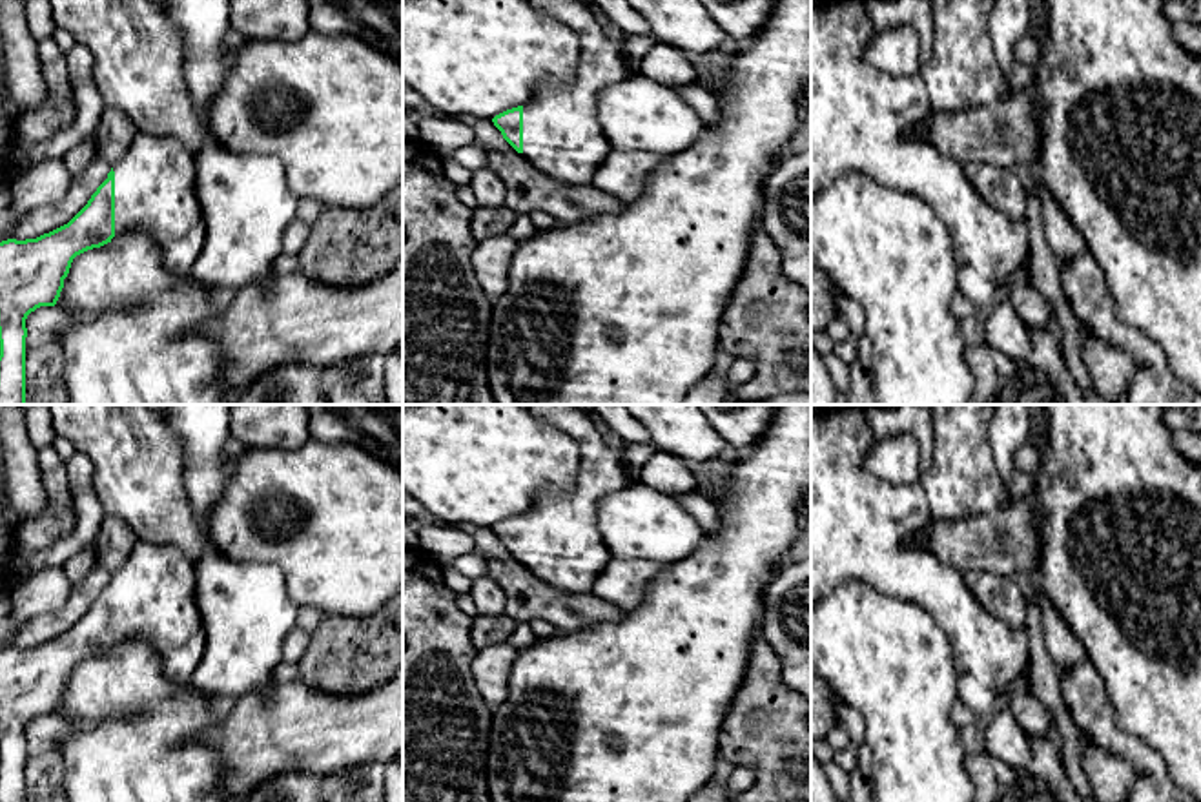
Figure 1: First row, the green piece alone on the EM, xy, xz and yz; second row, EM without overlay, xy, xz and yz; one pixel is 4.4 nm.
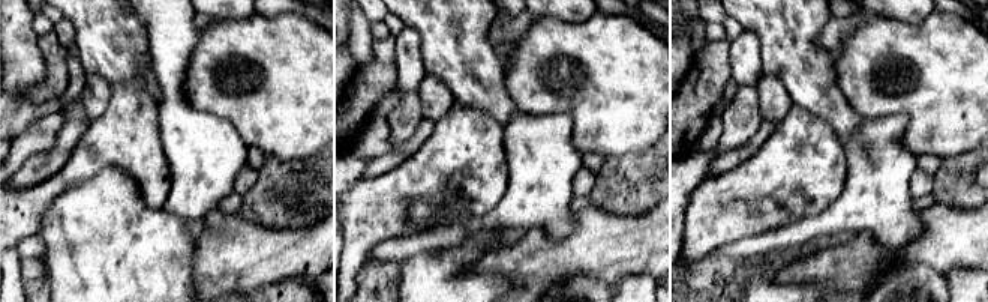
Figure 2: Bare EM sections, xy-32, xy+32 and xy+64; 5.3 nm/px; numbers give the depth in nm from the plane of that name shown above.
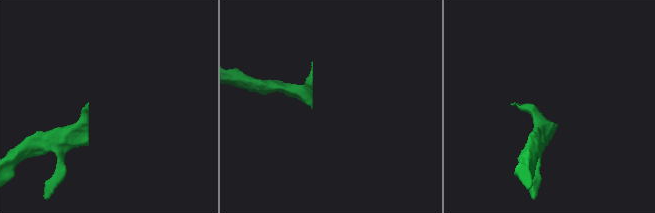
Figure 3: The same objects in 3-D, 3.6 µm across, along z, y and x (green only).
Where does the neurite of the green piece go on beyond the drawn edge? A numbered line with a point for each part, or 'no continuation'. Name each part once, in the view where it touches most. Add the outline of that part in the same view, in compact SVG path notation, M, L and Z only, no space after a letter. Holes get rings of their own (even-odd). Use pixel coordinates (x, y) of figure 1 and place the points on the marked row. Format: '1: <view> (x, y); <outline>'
1: xy (155, 179); M137 131L126 155L113 164L115 171L115 235L129 230L148 233L159 246L164 266L184 275L204 246L204 217L195 193L195 164L177 140L157 133Z

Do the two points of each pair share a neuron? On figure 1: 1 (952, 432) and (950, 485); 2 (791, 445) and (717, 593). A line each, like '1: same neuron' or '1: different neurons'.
1: same neuron
2: same neuron

